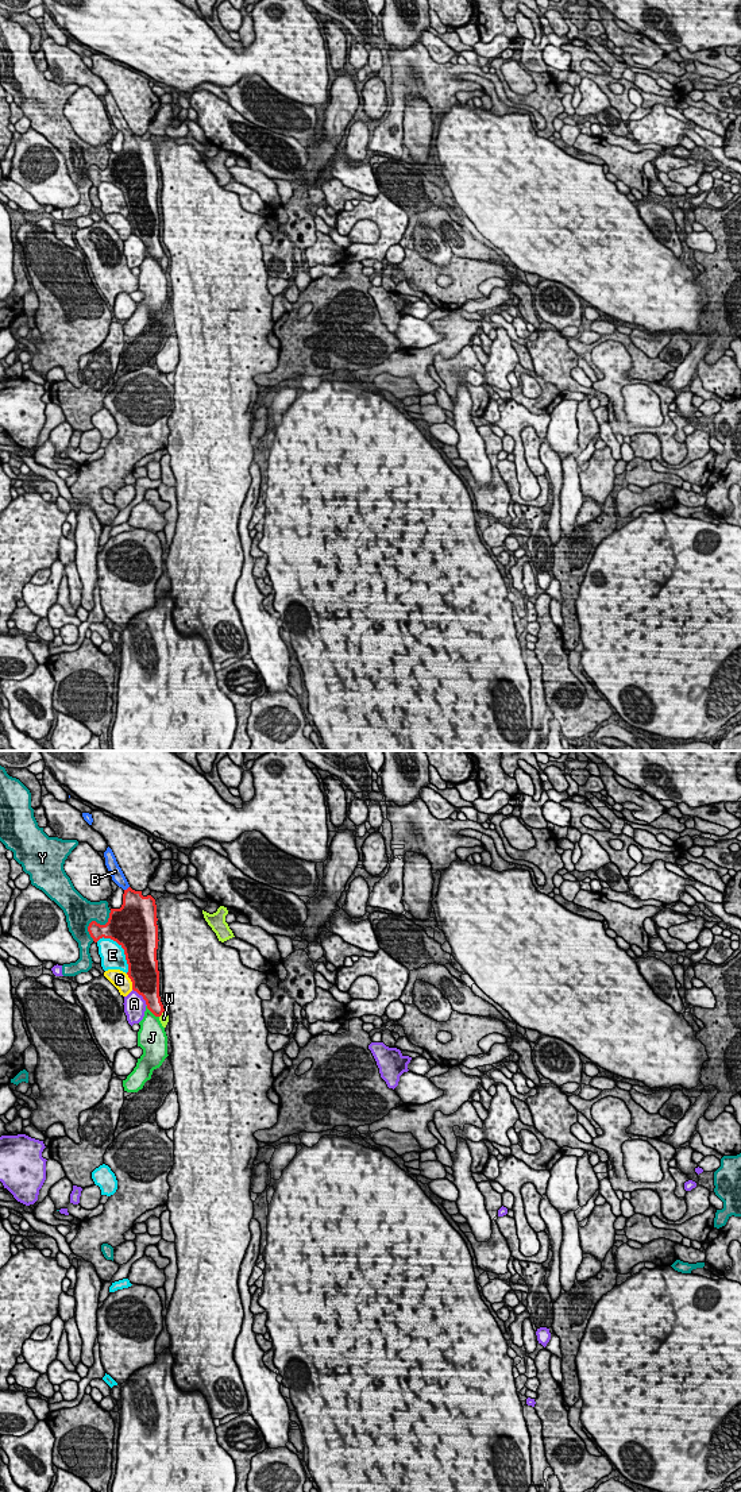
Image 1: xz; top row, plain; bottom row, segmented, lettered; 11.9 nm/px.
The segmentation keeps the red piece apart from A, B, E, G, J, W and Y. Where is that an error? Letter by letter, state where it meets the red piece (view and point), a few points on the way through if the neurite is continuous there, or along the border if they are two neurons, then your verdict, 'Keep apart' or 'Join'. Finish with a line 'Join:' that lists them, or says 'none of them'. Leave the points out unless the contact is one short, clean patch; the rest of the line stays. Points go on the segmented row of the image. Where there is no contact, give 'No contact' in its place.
A: Touches red at xz (142, 995). Keep apart
B: Touches red at xz (127, 889). Path across: xz (135, 908), (127, 889), (118, 876). Join
E: Touches red at xz (123, 948). Keep apart
G: Touches red at xz (131, 980). Keep apart
J: Touches red at xz (153, 1013). Keep apart
W: Touches red at xz (161, 1014). Keep apart
Y: Touches red at xz (95, 921). Keep apart
Join: B

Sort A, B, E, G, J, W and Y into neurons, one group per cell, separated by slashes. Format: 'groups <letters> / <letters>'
groups A / B / E / G / J / W / Y

